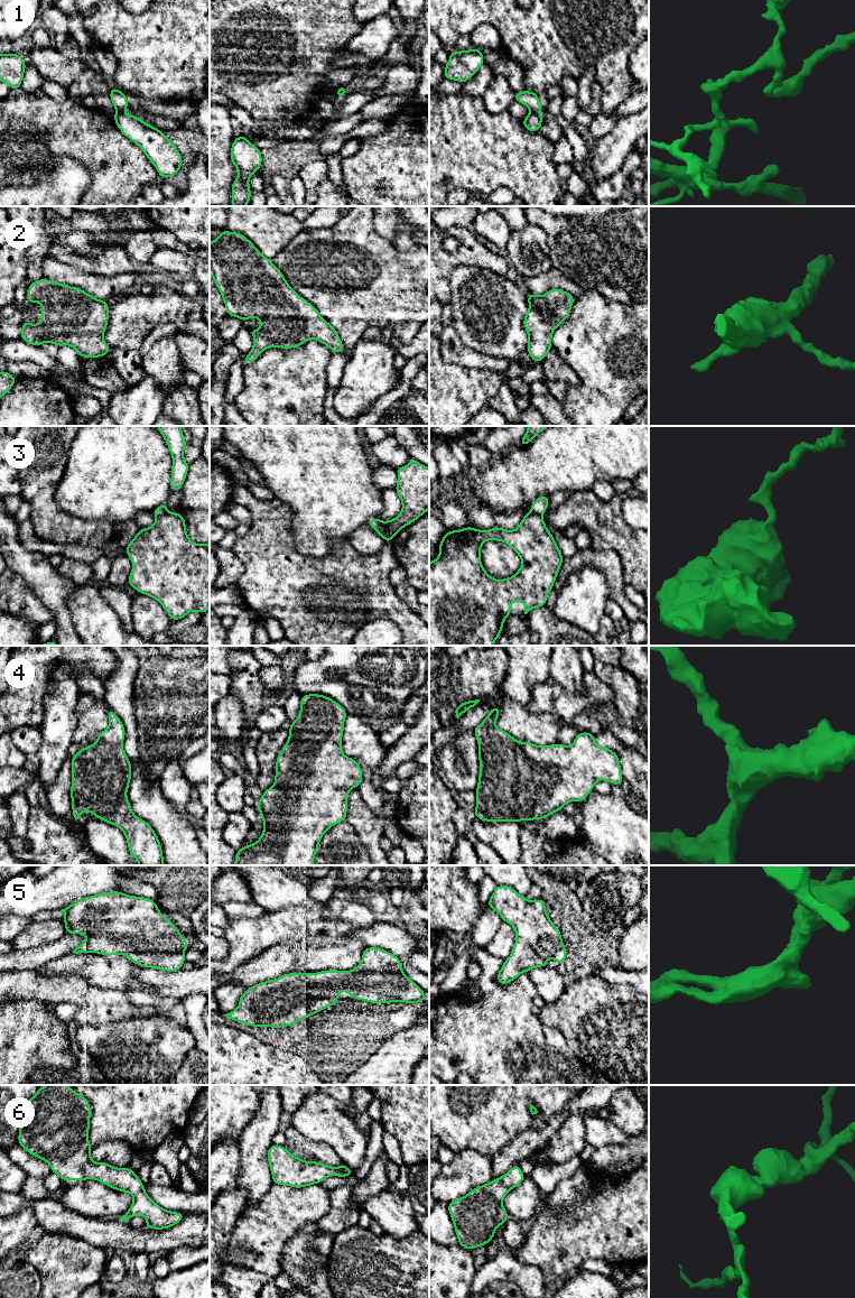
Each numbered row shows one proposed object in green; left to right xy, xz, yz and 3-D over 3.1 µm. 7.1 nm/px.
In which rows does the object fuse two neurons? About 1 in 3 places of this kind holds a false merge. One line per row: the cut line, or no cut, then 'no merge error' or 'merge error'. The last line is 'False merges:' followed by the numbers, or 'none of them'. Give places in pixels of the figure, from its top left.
1: yz (531, 111), (539, 114) | merge error
2: no cut | no merge error
3: xz (380, 521), (382, 534), (391, 540) | merge error
4: no cut | no merge error
5: no cut | no merge error
6: no cut | no merge error
False merges: 1, 3

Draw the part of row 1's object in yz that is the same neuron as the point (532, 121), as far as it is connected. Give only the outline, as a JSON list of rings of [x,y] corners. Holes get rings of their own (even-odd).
[[[530,112],[522,120],[522,124],[528,131],[536,132],[536,131],[539,131],[542,121],[543,121],[543,118],[540,114],[536,112]]]

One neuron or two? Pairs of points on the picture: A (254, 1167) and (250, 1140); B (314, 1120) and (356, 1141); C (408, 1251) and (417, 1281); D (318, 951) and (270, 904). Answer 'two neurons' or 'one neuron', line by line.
A: one neuron
B: one neuron
C: one neuron
D: two neurons

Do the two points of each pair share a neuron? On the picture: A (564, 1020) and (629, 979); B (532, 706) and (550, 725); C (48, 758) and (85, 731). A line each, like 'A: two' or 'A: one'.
A: two
B: two
C: two

